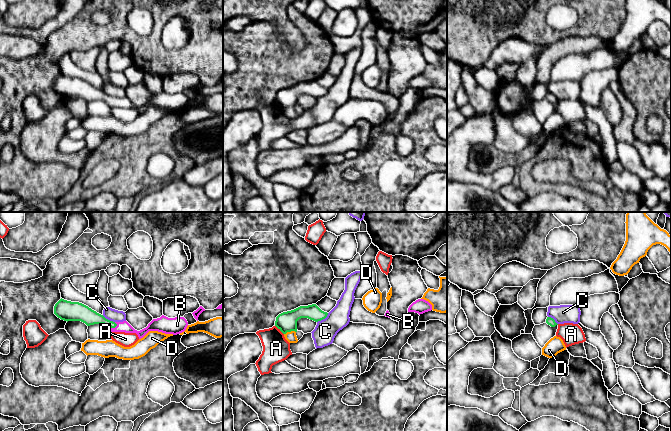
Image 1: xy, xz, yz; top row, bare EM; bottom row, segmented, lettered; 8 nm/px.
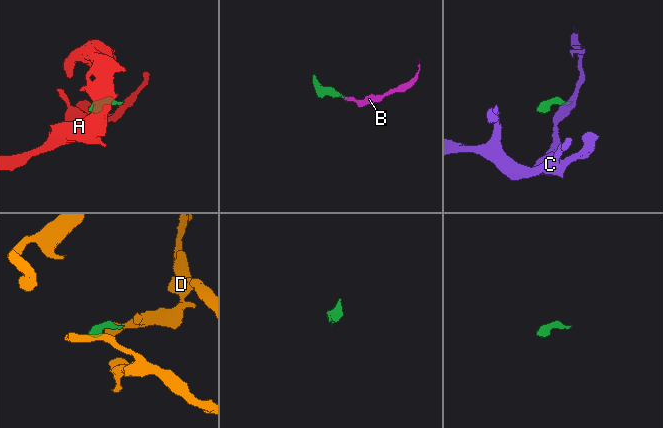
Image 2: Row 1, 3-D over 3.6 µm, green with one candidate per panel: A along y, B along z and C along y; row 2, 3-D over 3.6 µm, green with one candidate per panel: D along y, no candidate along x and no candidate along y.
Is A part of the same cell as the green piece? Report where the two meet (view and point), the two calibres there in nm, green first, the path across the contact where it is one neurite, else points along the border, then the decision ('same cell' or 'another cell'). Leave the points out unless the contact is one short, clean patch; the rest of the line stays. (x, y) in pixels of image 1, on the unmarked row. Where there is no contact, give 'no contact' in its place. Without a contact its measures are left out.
meets green in xz at (280, 106); 160 nm thick on the green side, 220 nm on the other; another cell

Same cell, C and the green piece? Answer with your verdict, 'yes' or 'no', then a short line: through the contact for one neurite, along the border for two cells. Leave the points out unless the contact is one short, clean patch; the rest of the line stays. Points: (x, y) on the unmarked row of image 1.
no; line xz (328, 89), (317, 98)

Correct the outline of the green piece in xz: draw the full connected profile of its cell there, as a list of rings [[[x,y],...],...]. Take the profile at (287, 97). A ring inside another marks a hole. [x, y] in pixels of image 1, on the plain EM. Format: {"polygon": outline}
{"polygon": [[[316,80],[300,82],[294,86],[283,88],[276,93],[275,102],[283,109],[297,108],[297,97],[308,94],[315,98],[327,93],[328,89],[322,87]]]}

